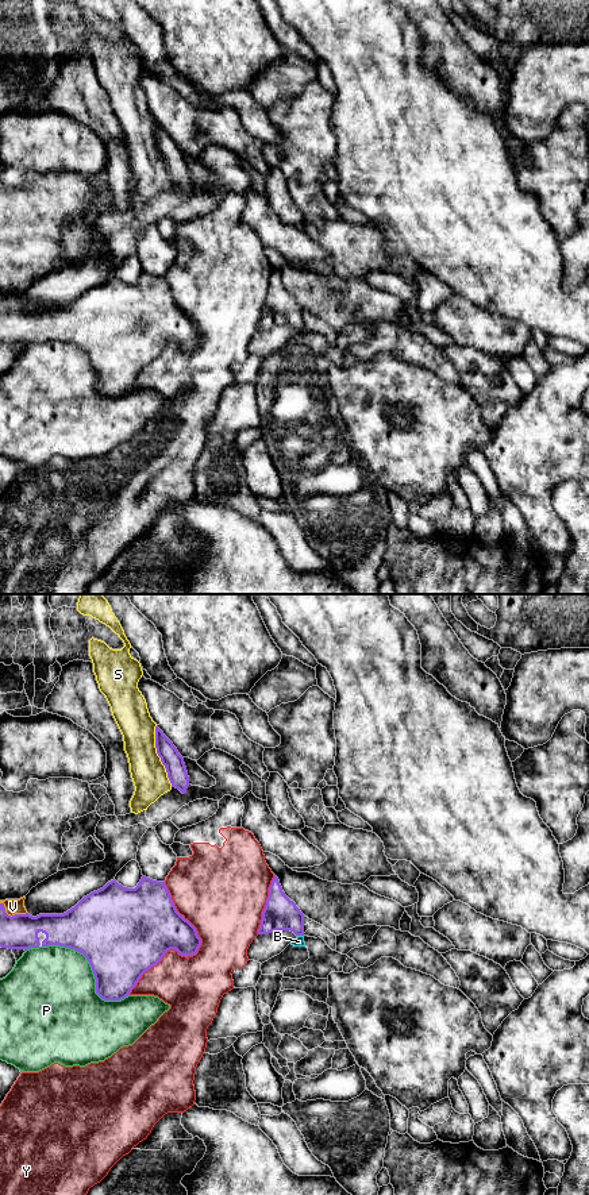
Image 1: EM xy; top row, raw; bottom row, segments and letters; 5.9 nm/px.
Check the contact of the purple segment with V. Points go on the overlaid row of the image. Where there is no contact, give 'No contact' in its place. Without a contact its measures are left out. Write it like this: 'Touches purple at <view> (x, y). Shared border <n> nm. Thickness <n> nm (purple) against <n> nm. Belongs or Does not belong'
Touches purple at xy (10, 916). Shared border 170 nm. Thickness 200 nm (purple) against 100 nm. Belongs

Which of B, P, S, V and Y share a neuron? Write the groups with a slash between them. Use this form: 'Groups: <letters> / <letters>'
Groups: B / P / S / V / Y

